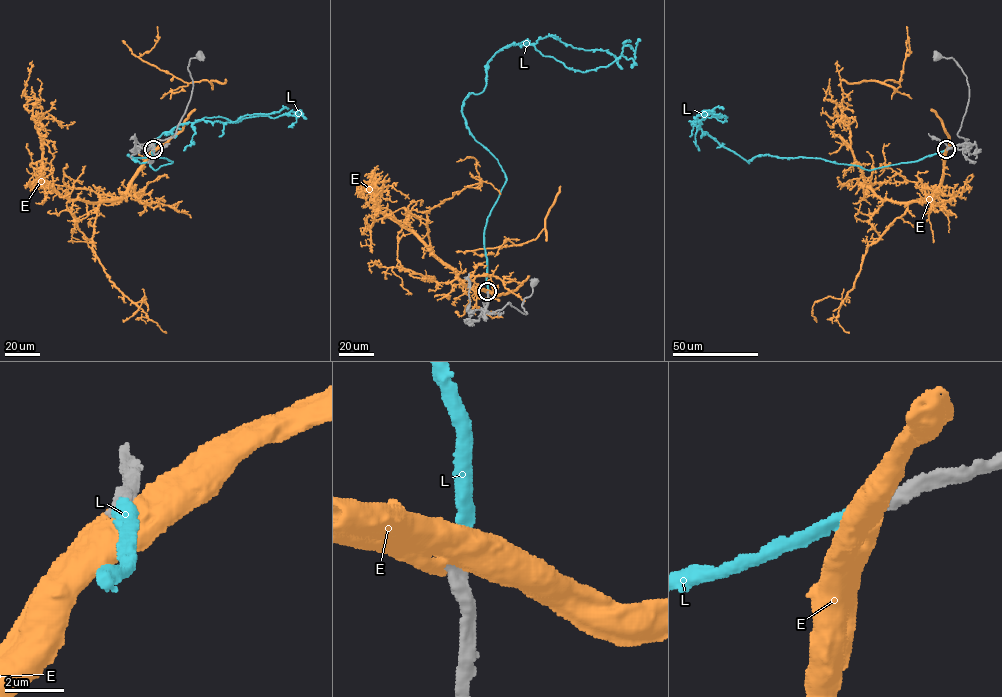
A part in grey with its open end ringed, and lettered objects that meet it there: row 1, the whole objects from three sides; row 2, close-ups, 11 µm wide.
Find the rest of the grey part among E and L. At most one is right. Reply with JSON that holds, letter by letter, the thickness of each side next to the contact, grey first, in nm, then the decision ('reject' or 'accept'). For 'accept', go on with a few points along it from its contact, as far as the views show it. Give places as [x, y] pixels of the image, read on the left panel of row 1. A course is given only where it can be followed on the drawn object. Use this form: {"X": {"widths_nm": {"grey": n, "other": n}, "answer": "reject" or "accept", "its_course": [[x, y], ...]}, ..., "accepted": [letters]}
{"E": {"widths_nm": {"grey": 600, "other": 550}, "answer": "reject"}, "L": {"widths_nm": {"grey": 550, "other": 420}, "answer": "accept", "its_course": [[153, 149], [154, 170], [172, 163], [128, 154], [147, 162], [163, 133], [203, 118], [300, 110], [306, 118]]}, "accepted": ["L"]}

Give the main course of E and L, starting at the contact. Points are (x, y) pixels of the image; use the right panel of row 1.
E: (947, 149), (932, 195), (908, 202), (878, 197), (850, 148), (840, 106), (847, 96), (835, 64)
L: (947, 149), (871, 170), (768, 154), (749, 163), (700, 127), (725, 115), (693, 118)

